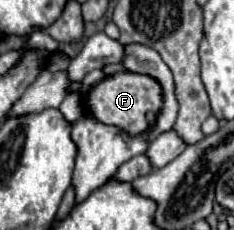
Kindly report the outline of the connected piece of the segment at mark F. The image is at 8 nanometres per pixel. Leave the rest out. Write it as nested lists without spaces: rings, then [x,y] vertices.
[[[123,71],[123,73],[109,75],[103,81],[99,81],[95,87],[91,87],[91,91],[87,91],[83,95],[83,107],[85,107],[85,115],[91,115],[91,119],[99,119],[99,123],[115,125],[115,127],[119,127],[119,131],[123,131],[131,137],[137,137],[151,127],[147,113],[149,111],[155,115],[161,113],[163,87],[151,75]]]

